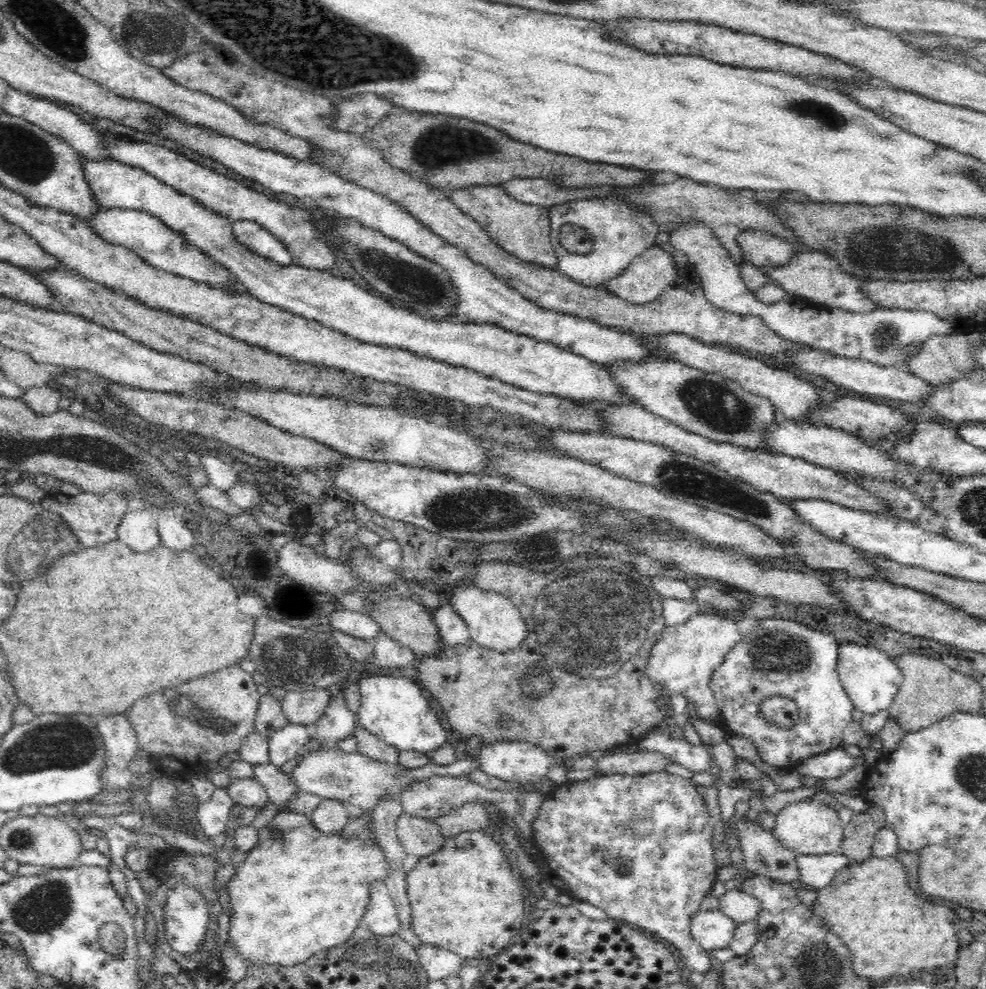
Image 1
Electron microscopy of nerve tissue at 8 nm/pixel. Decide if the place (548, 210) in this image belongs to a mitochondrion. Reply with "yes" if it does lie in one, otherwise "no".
no

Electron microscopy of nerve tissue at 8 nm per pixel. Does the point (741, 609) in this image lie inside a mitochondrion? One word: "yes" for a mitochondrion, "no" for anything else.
no

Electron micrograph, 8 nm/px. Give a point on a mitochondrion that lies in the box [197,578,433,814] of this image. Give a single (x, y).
(314, 661)

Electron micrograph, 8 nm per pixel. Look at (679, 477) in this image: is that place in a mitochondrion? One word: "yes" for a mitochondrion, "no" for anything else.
yes

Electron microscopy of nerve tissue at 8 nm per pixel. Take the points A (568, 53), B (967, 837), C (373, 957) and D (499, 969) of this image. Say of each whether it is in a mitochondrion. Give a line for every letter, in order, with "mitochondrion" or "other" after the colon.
A: other
B: other
C: mitochondrion
D: other

